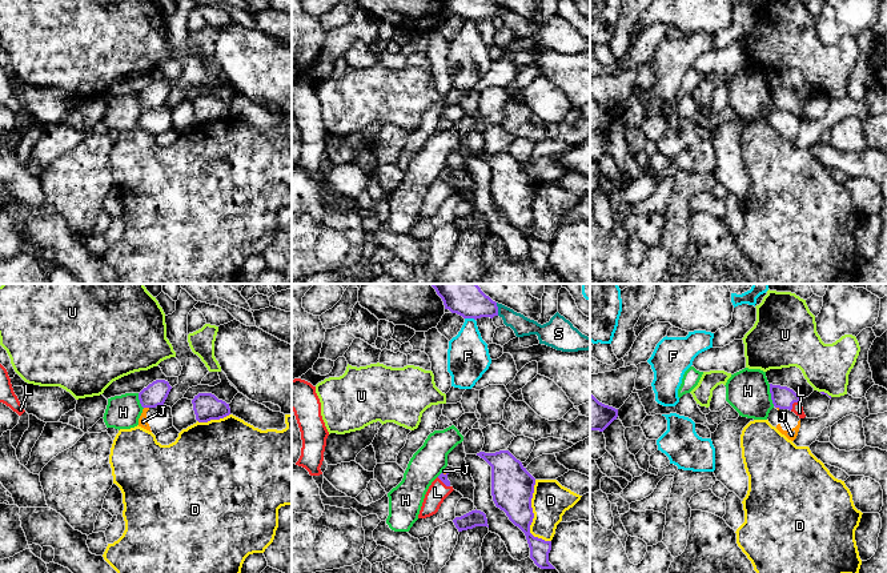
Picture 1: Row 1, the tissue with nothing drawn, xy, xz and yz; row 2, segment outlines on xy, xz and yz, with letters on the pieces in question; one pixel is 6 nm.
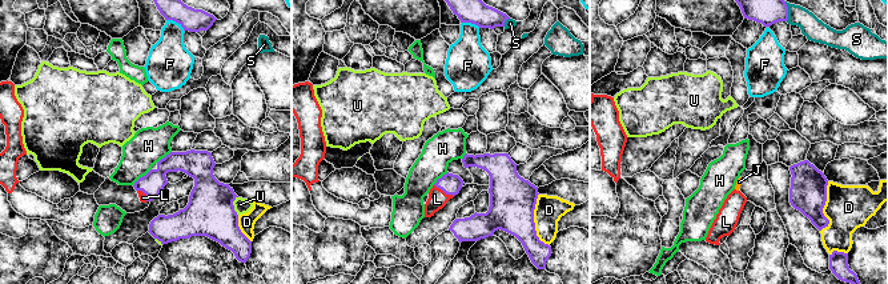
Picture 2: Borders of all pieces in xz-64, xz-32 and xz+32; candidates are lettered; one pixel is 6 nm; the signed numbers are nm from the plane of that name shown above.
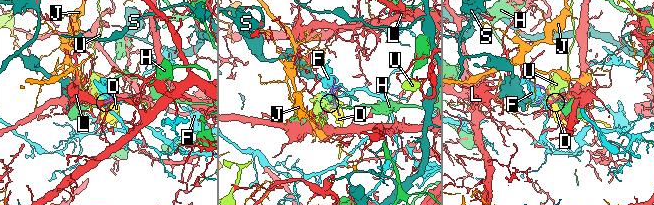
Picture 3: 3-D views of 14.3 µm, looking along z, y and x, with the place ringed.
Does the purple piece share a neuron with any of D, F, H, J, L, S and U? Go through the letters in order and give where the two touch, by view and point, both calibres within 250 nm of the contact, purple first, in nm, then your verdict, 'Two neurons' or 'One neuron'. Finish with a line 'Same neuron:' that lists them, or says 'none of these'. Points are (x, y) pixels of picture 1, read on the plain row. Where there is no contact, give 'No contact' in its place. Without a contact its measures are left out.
D: Touches purple at xz (533, 217). Thickness 260 nm (purple) against 220 nm. Two neurons
F: Touches purple at xz (470, 19). Thickness 130 nm (purple) against 260 nm. Two neurons
H: Touches purple at yz (771, 96). Thickness 140 nm (purple) against 260 nm. Two neurons
J: Touches purple at xy (147, 108). Thickness 140 nm (purple) against 60 nm. Two neurons
L: Touches purple at yz (794, 103). Thickness 140 nm (purple) against 60 nm. One neuron
S: Touches purple at xz (497, 11). Thickness 130 nm (purple) against 120 nm. Two neurons
U: Touches purple at yz (826, 95). Thickness 20 nm (purple) against 280 nm. Two neurons
Same neuron: L

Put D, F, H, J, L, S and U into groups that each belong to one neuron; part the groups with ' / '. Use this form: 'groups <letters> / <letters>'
groups D / F / H / J / L / S / U

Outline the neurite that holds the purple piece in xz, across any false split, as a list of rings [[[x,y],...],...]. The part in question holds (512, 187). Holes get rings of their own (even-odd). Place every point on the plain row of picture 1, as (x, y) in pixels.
[[[509,152],[479,153],[477,157],[491,168],[493,203],[525,235],[530,249],[530,260],[541,271],[555,271],[549,264],[551,243],[545,243],[530,235],[534,220],[531,200],[535,180]]]

